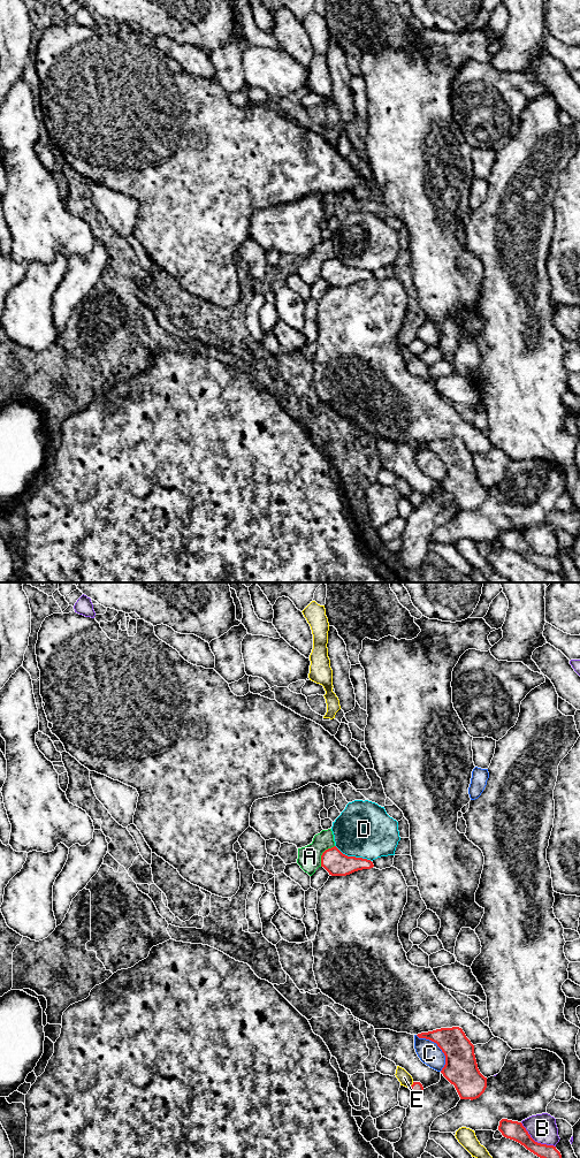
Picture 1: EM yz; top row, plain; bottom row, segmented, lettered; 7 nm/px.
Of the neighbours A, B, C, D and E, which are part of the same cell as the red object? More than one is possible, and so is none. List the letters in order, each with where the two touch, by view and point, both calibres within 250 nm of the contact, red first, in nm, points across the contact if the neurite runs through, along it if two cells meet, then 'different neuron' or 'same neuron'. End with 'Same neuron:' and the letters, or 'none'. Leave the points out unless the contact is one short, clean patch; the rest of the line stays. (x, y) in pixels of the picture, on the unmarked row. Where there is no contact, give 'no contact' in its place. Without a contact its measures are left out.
A: yz (322, 265) | 170/160 nm | along yz (334, 256), (322, 264), (320, 276) | different neuron
B: yz (536, 553) | 130/200 nm | different neuron
C: yz (439, 457) | 240/160 nm | different neuron
D: yz (353, 267) | 170/400 nm | different neuron
E: yz (411, 496) | 90/90 nm | different neuron
Same neuron: none

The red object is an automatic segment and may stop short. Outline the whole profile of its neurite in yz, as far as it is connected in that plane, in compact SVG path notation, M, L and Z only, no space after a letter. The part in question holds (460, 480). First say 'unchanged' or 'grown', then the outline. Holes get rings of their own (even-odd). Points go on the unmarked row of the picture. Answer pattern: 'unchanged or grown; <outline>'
unchanged; M459 437L441 439L417 445L437 455L445 466L441 483L455 496L460 510L476 510L487 498L476 474L474 456Z

